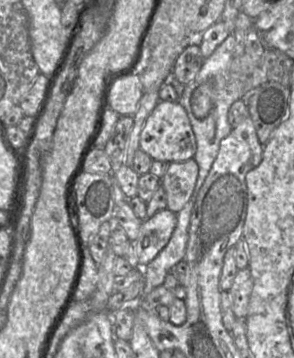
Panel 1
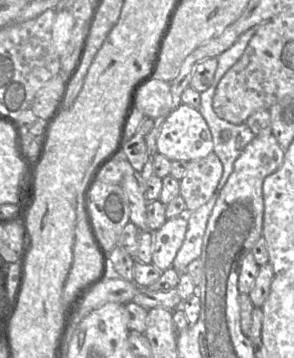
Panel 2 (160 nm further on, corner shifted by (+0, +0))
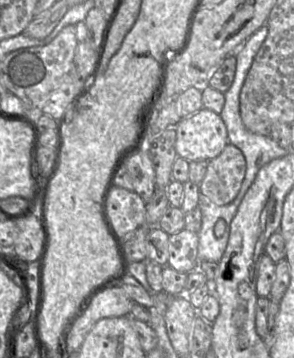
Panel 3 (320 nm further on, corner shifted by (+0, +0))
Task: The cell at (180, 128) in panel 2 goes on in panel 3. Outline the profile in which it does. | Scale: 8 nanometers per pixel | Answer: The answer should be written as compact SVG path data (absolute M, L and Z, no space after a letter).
M202 108L175 125L175 150L187 161L209 161L228 144L227 129L219 113Z

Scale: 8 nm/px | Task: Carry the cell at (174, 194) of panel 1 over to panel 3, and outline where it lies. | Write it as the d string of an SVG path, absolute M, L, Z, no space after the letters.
M227 144L217 157L208 161L205 176L199 183L200 194L214 204L229 204L239 193L245 173L243 153L236 146Z

